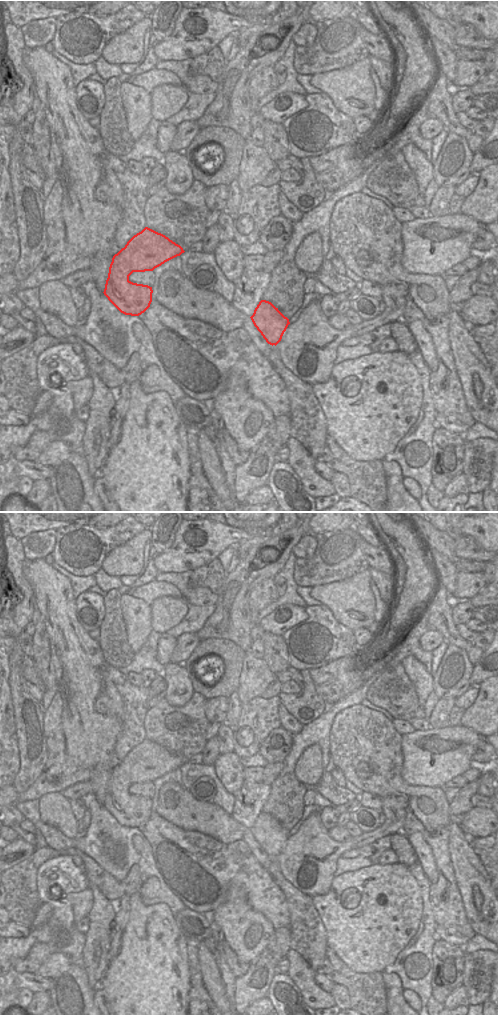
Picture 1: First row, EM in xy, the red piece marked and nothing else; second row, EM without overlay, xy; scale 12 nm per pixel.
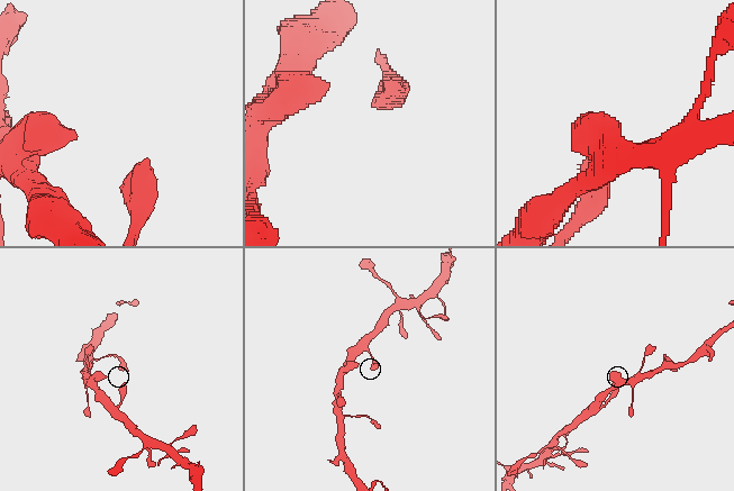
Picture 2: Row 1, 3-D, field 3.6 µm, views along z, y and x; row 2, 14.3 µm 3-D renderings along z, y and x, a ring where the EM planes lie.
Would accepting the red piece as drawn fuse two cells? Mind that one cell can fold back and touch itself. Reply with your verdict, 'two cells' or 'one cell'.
one cell

